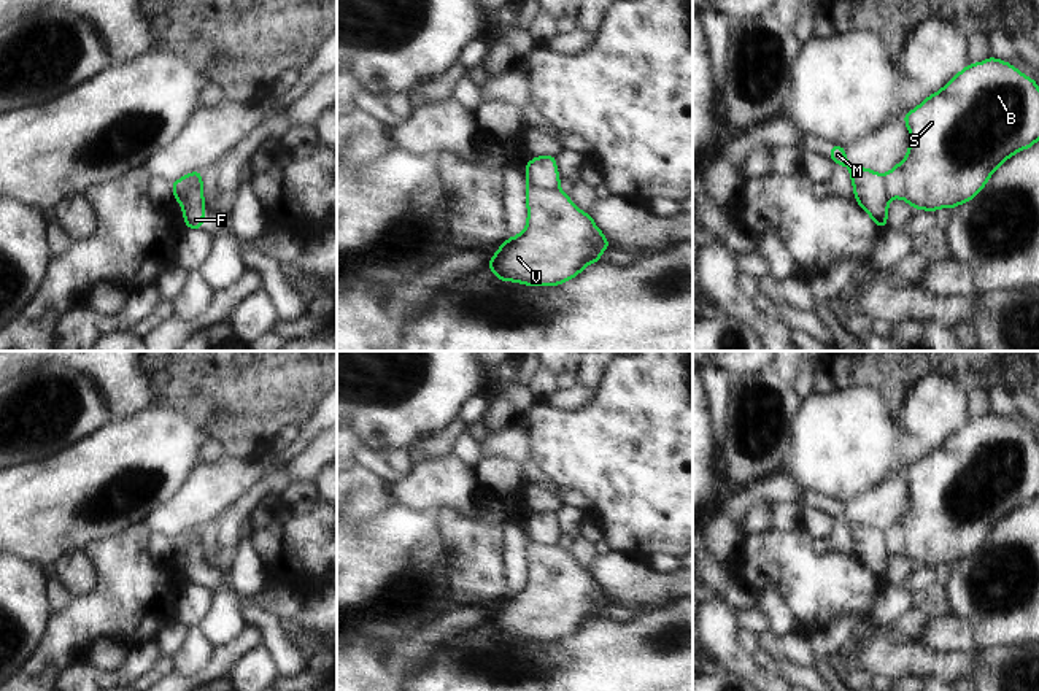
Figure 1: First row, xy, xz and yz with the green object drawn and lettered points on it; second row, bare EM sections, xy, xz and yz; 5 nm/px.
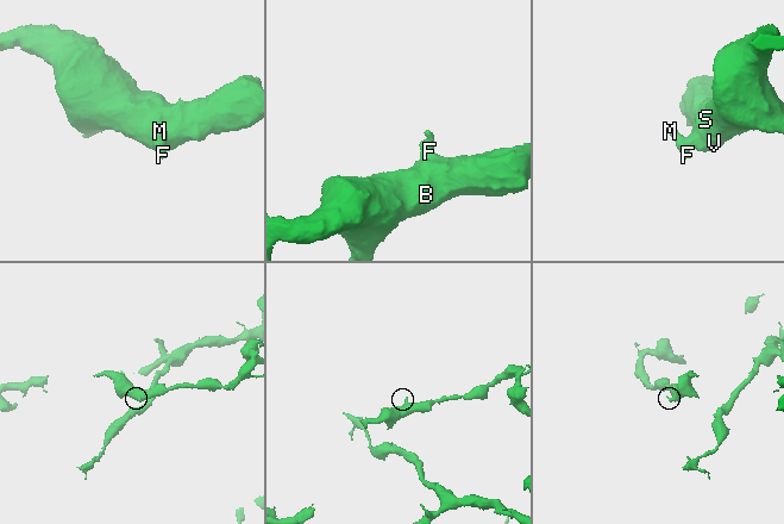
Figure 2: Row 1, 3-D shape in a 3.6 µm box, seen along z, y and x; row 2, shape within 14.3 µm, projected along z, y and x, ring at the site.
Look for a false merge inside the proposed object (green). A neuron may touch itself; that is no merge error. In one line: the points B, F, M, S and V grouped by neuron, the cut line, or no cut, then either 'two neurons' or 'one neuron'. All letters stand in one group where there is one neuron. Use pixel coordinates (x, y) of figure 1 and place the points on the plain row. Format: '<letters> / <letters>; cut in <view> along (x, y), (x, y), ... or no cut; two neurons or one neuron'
B S V / F M; cut in xy along (202, 540), (199, 537), (189, 539), (175, 550); two neurons

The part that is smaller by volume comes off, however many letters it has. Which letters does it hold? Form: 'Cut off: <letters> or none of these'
Cut off: F, M

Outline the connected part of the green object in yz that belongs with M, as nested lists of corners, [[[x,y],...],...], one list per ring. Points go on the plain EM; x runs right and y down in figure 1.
[[[831,502],[829,513],[848,526],[853,537],[856,559],[861,561],[866,569],[877,578],[879,585],[885,585],[890,556],[885,543],[885,532],[872,527],[871,524],[850,523],[847,518],[845,504],[842,502]]]

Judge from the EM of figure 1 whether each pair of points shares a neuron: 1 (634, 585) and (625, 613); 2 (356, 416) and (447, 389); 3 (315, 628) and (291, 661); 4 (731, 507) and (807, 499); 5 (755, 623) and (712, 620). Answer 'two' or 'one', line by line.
1: two
2: one
3: two
4: two
5: two

